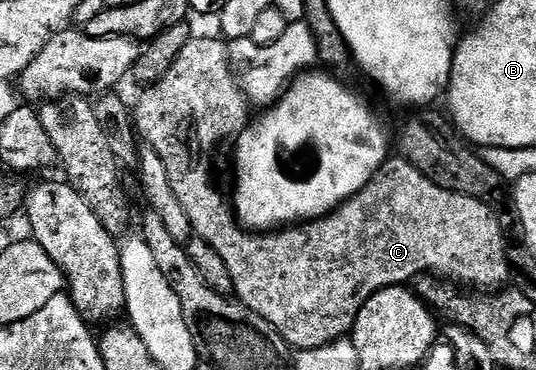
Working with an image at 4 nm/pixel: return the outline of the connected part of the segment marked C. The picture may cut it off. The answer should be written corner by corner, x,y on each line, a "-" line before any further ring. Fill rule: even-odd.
200,37
190,39
187,45
183,45
183,53
179,53
179,57
175,57
175,65
171,65
171,69
167,69
167,73
163,73
161,80
155,84
146,86
144,90
142,90
145,92
142,93
141,100
138,101
137,107
135,103
135,131
147,146
155,149
155,153
159,153
159,157
163,157
163,165
167,165
167,169
169,170
167,178
171,181
171,189
174,190
175,197
178,198
179,203
183,205
183,210
187,212
187,221
191,221
193,235
196,236
196,238
207,241
207,245
211,245
211,249
215,249
215,253
219,253
219,257
223,257
223,262
226,263
227,270
231,272
231,281
233,282
233,290
236,298
249,306
255,313
259,313
259,317
266,319
266,321
285,338
290,348
306,351
307,349
315,349
328,343
334,343
337,339
346,338
346,336
352,332
359,309
363,309
365,302
367,302
376,291
382,291
384,287
408,284
416,275
432,273
458,285
468,285
473,289
501,289
510,282
509,253
507,250
507,242
505,243
506,232
503,230
500,218
495,214
494,208
489,207
475,197
467,197
463,193
455,193
454,191
448,191
439,185
435,185
435,181
431,181
423,173
419,173
419,169
415,169
415,165
411,165
407,160
400,157
386,158
385,162
381,165
381,170
373,176
371,184
373,203
371,200
365,199
366,197
354,197
342,203
337,210
330,211
329,214
322,215
319,219
305,221
300,225
289,225
284,229
274,229
264,233
250,231
242,227
241,224
237,222
236,216
231,212
231,207
227,202
226,196
224,199
224,197
217,192
216,185
213,184
213,154
216,153
217,146
219,146
224,139
230,138
229,140
232,140
234,136
249,126
251,122
251,114
249,115
251,103
245,94
242,93
237,84
236,77
233,74
233,70
229,66
228,46
226,46
220,38
217,39
200,39

